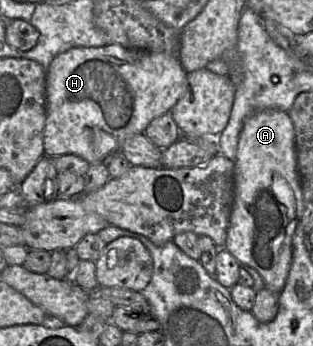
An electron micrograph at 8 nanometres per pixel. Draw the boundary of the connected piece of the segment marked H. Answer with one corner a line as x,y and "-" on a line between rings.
109,43
101,47
73,47
58,54
46,73
45,156
74,154
91,165
108,165
113,156
120,154
130,136
144,133
153,119
171,111
183,95
186,84
187,72
180,59
165,53
128,49

